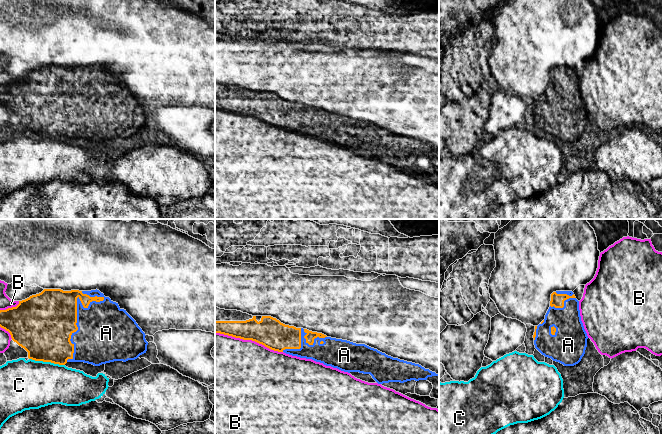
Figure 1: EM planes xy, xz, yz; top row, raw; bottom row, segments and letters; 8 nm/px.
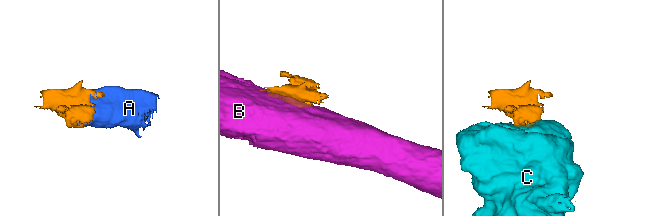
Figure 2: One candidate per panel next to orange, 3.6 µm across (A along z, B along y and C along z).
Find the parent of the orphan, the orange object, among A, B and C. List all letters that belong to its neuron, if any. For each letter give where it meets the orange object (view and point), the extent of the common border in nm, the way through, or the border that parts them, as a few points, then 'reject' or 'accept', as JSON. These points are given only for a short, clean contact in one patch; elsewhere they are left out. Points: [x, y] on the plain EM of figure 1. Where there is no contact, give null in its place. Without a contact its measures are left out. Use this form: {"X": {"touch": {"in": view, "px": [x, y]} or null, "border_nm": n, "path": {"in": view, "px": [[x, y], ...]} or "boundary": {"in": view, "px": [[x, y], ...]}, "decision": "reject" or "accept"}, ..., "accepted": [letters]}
{"A": {"touch": {"in": "xy", "px": [76, 91]}, "border_nm": 600, "decision": "accept"}, "B": {"touch": {"in": "xz", "px": [249, 115]}, "border_nm": 550, "decision": "reject"}, "C": {"touch": {"in": "xy", "px": [47, 137]}, "border_nm": 300, "boundary": {"in": "xy", "px": [[29, 134], [35, 137], [50, 137], [64, 141]]}, "decision": "reject"}, "accepted": ["A"]}

